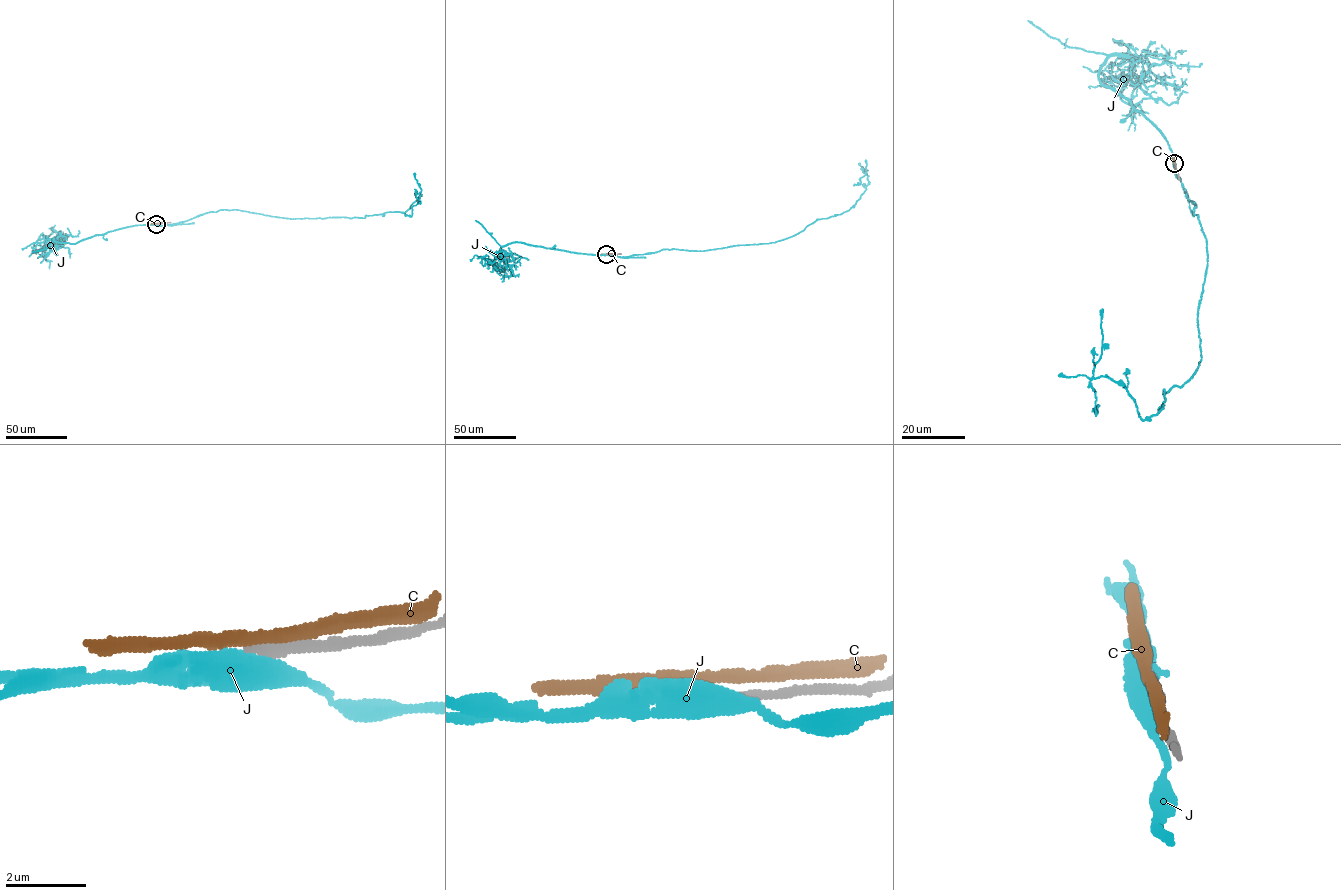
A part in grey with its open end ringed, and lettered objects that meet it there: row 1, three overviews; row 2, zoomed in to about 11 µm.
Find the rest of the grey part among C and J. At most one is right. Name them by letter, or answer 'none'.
none

